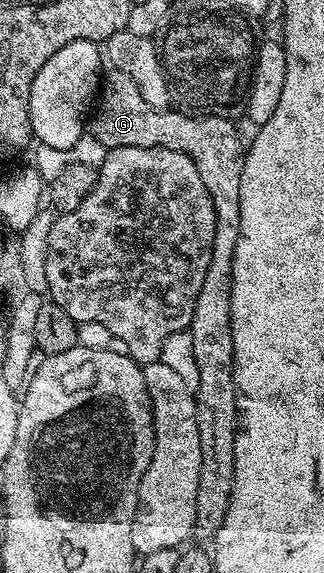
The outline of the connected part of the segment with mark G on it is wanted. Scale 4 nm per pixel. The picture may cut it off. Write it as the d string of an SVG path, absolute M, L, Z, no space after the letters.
M112 68L111 74L104 76L101 81L101 88L97 94L97 100L93 105L93 116L89 121L90 136L96 137L107 150L117 147L165 147L169 151L181 151L181 155L189 155L201 174L201 183L205 183L205 191L213 199L215 208L215 230L213 231L213 251L209 255L209 271L205 271L205 280L201 282L201 291L197 291L197 303L193 307L193 319L189 332L193 335L193 356L197 363L197 387L193 390L195 395L195 406L197 407L197 431L201 435L201 477L197 483L197 515L195 516L196 526L200 530L208 529L214 531L221 527L223 516L227 510L227 504L233 491L233 479L235 478L235 460L233 459L233 447L235 446L235 431L237 428L237 410L235 407L235 368L233 367L233 327L231 326L231 292L233 291L233 251L237 251L237 239L241 235L241 171L243 170L243 159L245 156L245 141L239 138L239 133L235 130L236 122L226 117L196 117L190 113L184 113L174 107L166 109L154 109L141 99L141 91L137 91L137 83L129 79L120 69Z

